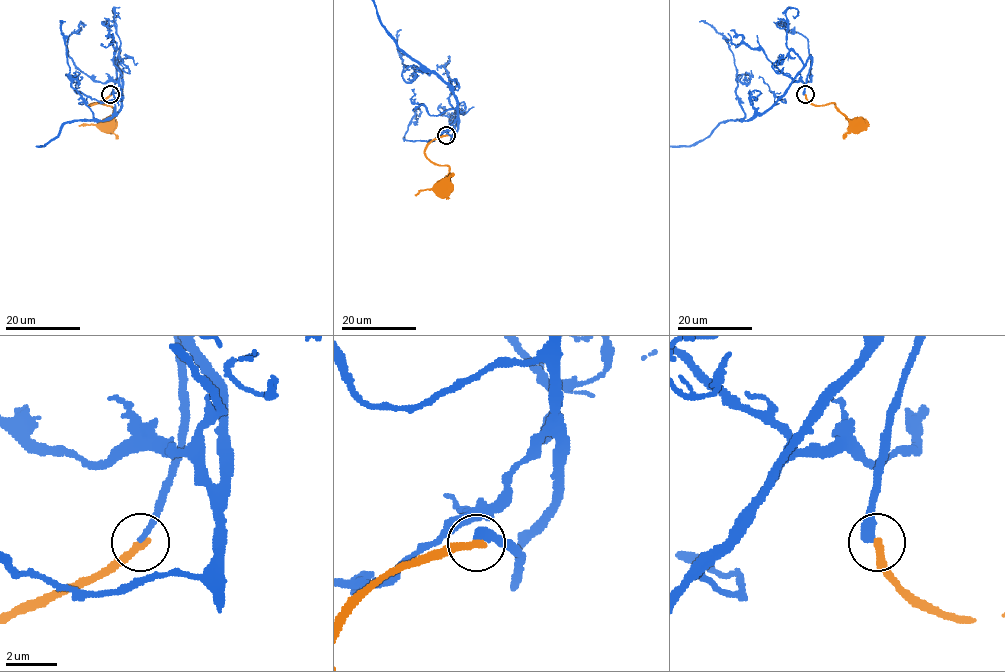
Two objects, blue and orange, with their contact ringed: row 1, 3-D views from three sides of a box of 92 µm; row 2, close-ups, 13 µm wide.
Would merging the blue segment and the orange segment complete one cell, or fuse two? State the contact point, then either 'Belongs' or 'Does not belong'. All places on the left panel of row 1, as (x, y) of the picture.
Place: (110, 94). Does not belong

